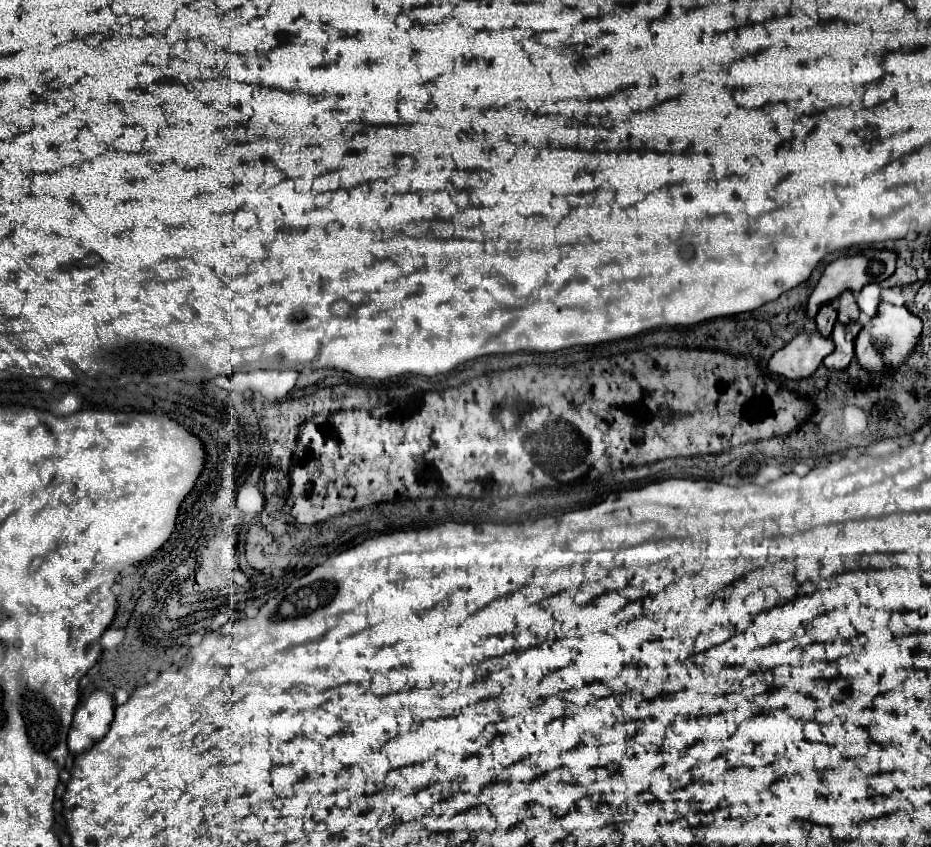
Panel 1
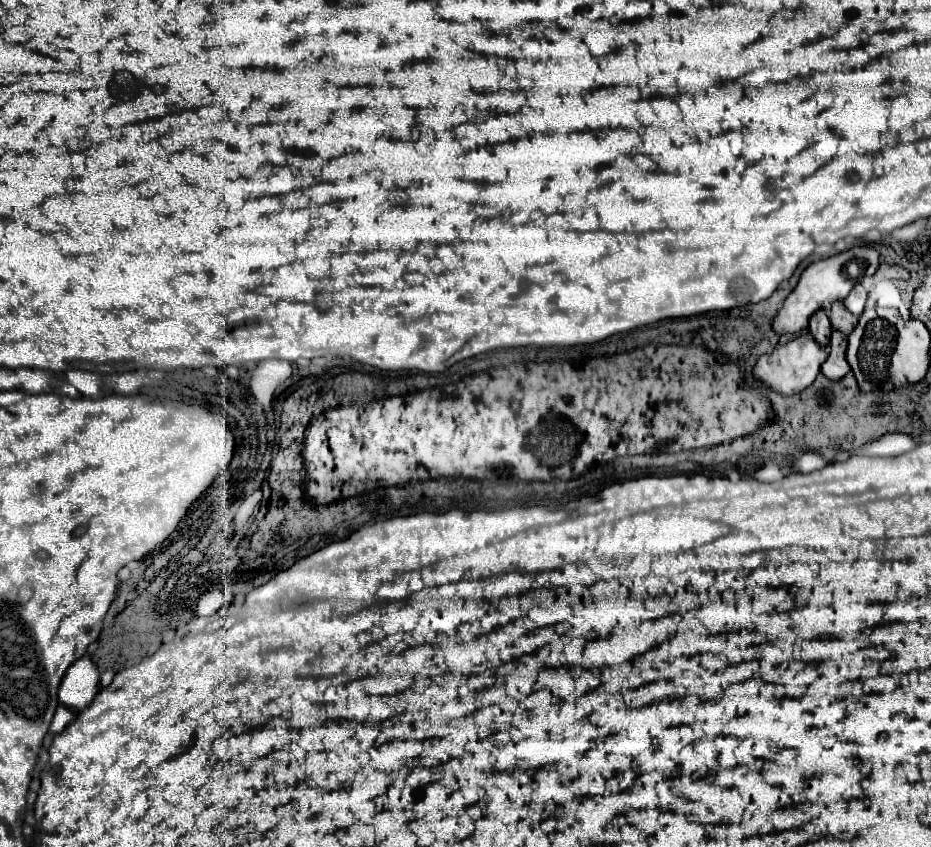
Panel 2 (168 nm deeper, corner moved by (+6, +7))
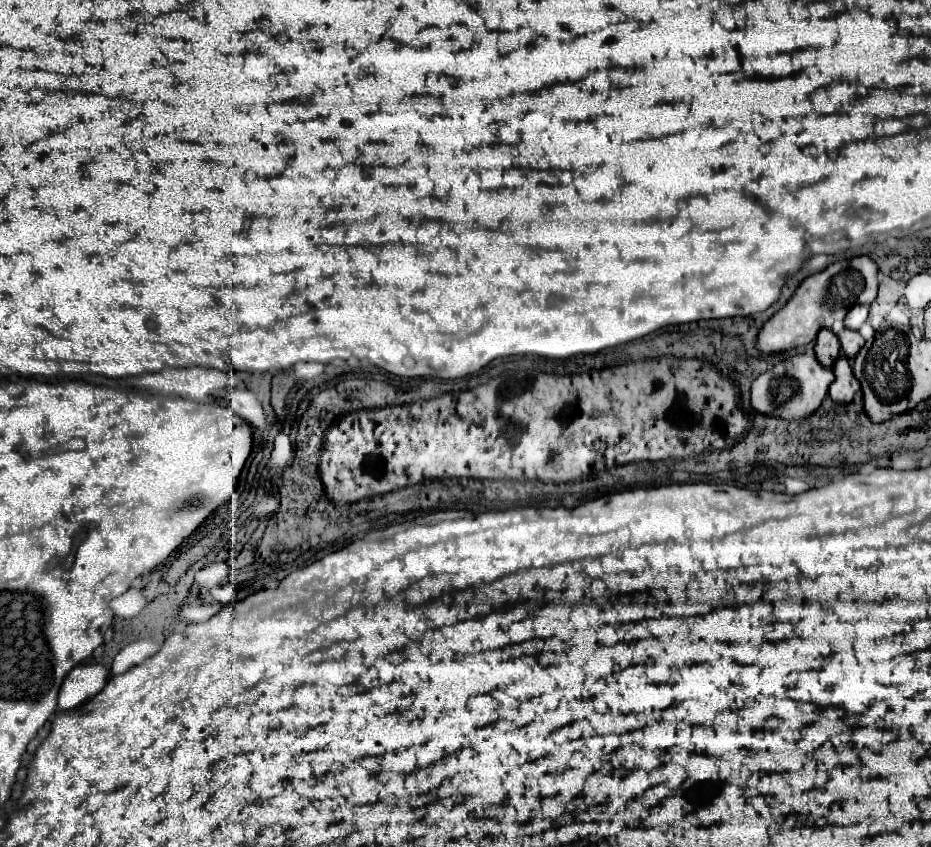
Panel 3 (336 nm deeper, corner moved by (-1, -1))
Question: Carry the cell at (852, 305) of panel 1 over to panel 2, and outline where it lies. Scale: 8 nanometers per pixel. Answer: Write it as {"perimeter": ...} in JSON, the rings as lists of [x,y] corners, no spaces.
{"perimeter":[[[835,302],[835,304],[831,306],[829,320],[831,320],[831,324],[833,324],[833,330],[843,332],[845,336],[851,334],[853,328],[857,326],[857,316],[853,316],[849,310],[845,310],[843,302]]]}

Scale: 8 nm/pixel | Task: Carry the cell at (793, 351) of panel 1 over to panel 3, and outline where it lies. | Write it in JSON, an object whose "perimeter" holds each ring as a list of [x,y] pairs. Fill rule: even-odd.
{"perimeter":[[[796,354],[784,362],[778,362],[772,370],[766,370],[752,382],[752,408],[760,414],[778,416],[786,420],[810,416],[824,400],[828,386],[834,380],[834,372],[824,368],[812,354]],[[792,380],[792,382],[776,382]]]}

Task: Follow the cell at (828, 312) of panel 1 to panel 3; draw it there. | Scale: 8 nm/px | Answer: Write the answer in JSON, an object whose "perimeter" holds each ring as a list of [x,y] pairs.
{"perimeter":[[[824,328],[824,330],[820,330],[820,334],[816,338],[814,350],[816,350],[818,362],[826,368],[832,368],[836,358],[840,356],[840,340],[836,338],[836,334],[830,328]]]}

